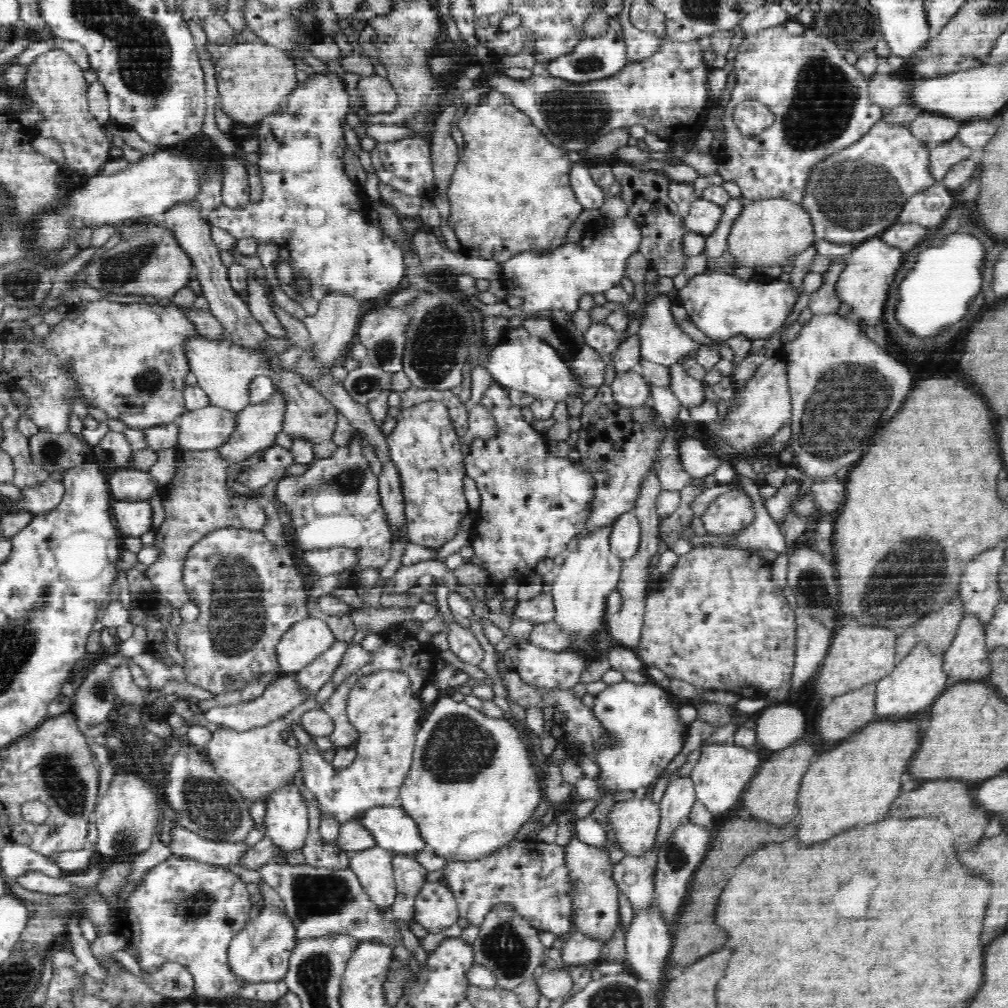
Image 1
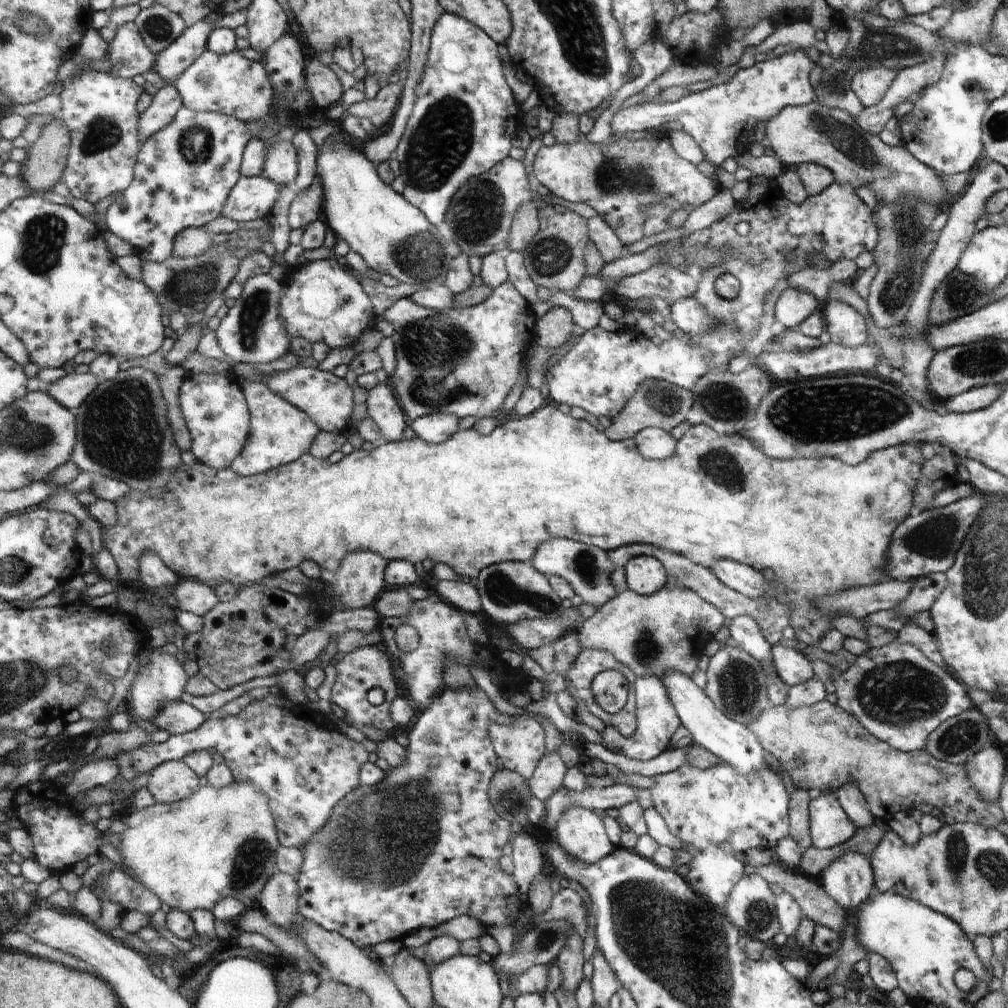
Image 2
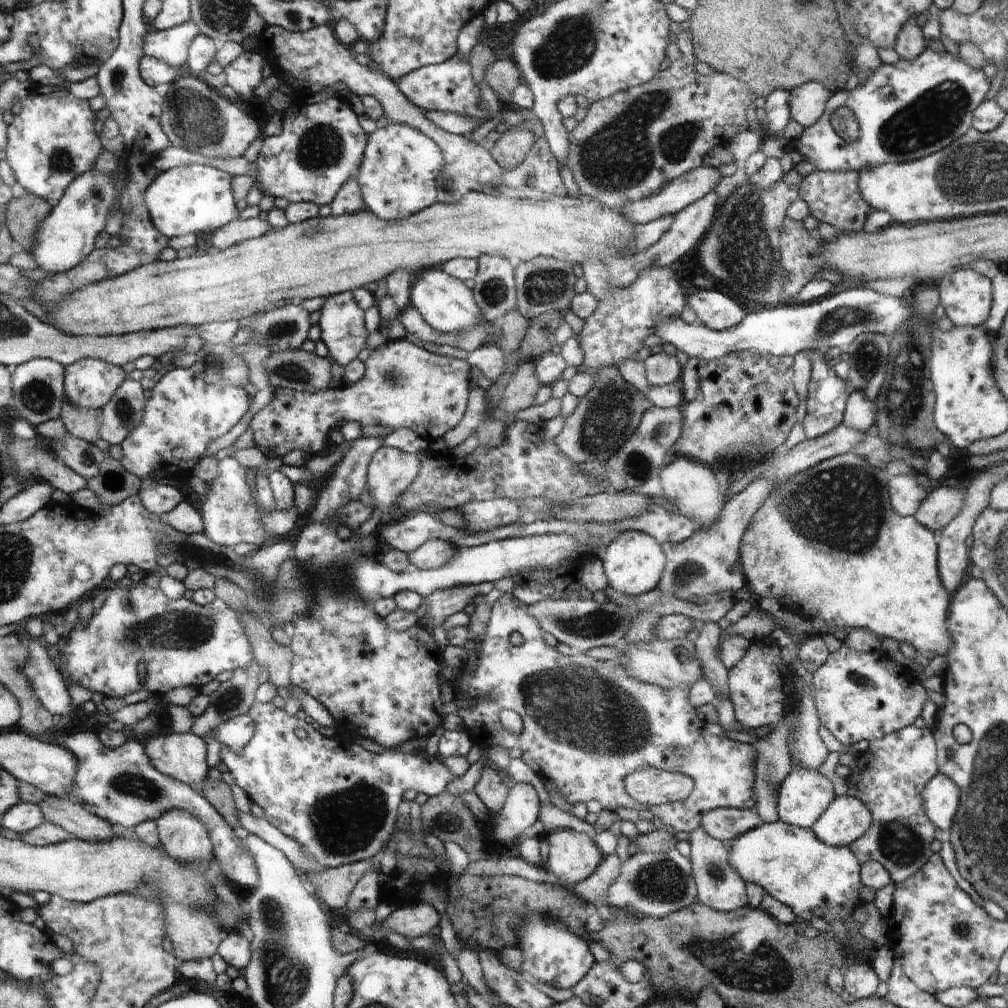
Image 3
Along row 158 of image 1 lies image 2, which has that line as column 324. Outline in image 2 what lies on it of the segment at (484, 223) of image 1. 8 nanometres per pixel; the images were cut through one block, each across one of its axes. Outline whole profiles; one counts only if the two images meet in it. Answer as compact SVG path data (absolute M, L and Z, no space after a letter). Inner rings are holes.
M550 400L546 402L546 404L542 405L536 412L533 412L531 415L522 417L522 418L512 418L512 420L508 420L508 422L504 422L504 424L500 424L497 426L494 431L492 431L488 435L483 435L478 433L474 427L469 429L460 429L456 431L450 438L447 438L444 442L440 444L436 443L429 443L426 442L423 438L414 437L410 440L408 439L400 439L397 441L386 441L382 444L378 444L373 450L367 451L364 449L354 449L352 453L349 455L344 455L344 457L338 461L337 463L330 463L328 459L317 459L316 457L312 456L311 454L303 454L300 458L297 458L296 461L289 462L285 465L277 466L276 468L267 470L263 473L258 473L252 476L242 476L238 473L235 473L235 470L230 467L229 469L220 469L216 470L214 467L203 463L202 461L198 460L194 465L183 464L179 466L174 473L173 479L167 484L167 487L163 490L163 493L158 495L149 495L141 490L132 490L126 496L120 498L119 501L116 501L116 506L118 509L119 519L118 522L111 527L104 526L102 528L103 532L103 540L104 546L106 546L110 555L116 560L118 564L119 570L122 571L122 578L126 580L126 582L138 582L140 578L143 580L143 576L141 573L141 565L143 561L143 557L149 551L156 551L157 555L173 570L176 571L182 578L184 579L198 579L203 583L206 583L208 586L213 588L219 587L220 585L224 585L227 582L234 583L237 587L245 587L246 585L258 585L263 582L264 578L268 576L273 576L276 573L282 573L286 569L293 569L299 567L302 564L302 560L309 561L313 560L316 564L319 564L320 567L324 568L324 570L332 570L336 571L343 562L343 559L346 558L347 555L354 552L360 551L370 551L376 554L381 555L382 558L385 558L387 561L395 561L395 560L403 560L411 562L413 565L416 562L430 562L433 560L435 563L444 562L444 564L448 564L456 574L459 574L462 579L467 578L478 578L478 576L482 573L482 570L485 570L490 565L501 563L504 561L520 561L528 563L530 560L537 554L537 551L544 545L547 541L555 538L561 539L572 539L575 541L580 541L586 543L587 545L594 545L599 549L605 551L611 551L629 544L634 543L646 543L649 545L654 545L672 552L676 554L682 555L684 558L690 560L697 565L702 565L708 568L710 564L714 561L718 561L721 559L730 559L739 563L744 563L745 565L750 565L752 568L761 571L764 568L770 568L770 570L774 571L774 574L777 576L776 580L781 584L781 594L777 595L775 599L780 601L781 603L786 603L791 608L791 617L790 625L796 634L796 640L798 642L802 642L802 645L814 645L817 646L817 642L820 640L820 637L830 629L830 620L834 617L826 617L823 615L818 609L815 608L813 604L813 600L820 598L821 596L831 595L835 592L843 591L844 589L853 587L853 586L868 586L871 584L878 584L880 581L886 581L888 579L885 578L883 575L883 570L885 569L885 558L888 557L888 550L889 550L889 542L892 541L892 536L894 529L897 528L898 525L901 524L902 521L905 520L911 513L914 512L914 498L915 498L915 489L918 486L919 479L921 478L923 463L925 462L925 458L922 457L920 453L920 445L922 443L914 443L914 444L901 444L896 445L890 448L880 449L875 451L874 453L870 454L865 461L862 461L860 464L857 465L850 465L849 463L845 463L842 459L839 458L816 458L816 460L778 460L778 458L770 458L770 456L766 456L766 454L762 454L759 448L756 448L756 445L752 440L748 437L743 436L743 434L734 433L733 435L726 436L726 435L719 435L717 431L715 431L712 427L705 425L704 423L697 424L697 425L690 425L689 429L686 431L686 434L682 436L682 438L676 443L675 449L673 453L666 458L666 460L660 459L650 459L646 460L644 458L645 455L641 454L640 448L637 446L635 439L624 439L621 441L614 441L610 439L608 436L604 436L604 434L600 434L594 426L590 426L588 421L585 420L576 420L571 415L562 414L554 403L550 403Z

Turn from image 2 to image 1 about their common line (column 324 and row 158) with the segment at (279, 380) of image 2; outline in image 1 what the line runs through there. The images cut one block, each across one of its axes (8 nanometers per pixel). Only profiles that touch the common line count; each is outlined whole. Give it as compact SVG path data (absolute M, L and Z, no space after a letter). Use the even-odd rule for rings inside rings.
M407 135L404 139L394 142L377 142L370 154L373 170L380 181L410 196L422 199L433 197L435 188L431 146L425 140Z

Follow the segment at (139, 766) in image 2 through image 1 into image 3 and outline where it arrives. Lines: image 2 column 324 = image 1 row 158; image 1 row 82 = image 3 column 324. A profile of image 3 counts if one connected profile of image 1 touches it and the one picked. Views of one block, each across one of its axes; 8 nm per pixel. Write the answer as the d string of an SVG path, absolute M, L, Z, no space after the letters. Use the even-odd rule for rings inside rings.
M255 701L247 712L255 722L250 742L239 752L223 746L222 760L229 767L230 780L235 782L264 810L264 818L278 827L286 836L296 839L312 857L320 869L334 868L348 863L372 860L387 846L392 830L395 830L396 808L402 802L404 790L412 788L436 797L446 792L446 786L456 776L437 755L429 758L427 751L402 752L384 749L373 753L364 749L356 738L350 742L338 742L324 738L312 724L296 715L285 713L273 703Z

